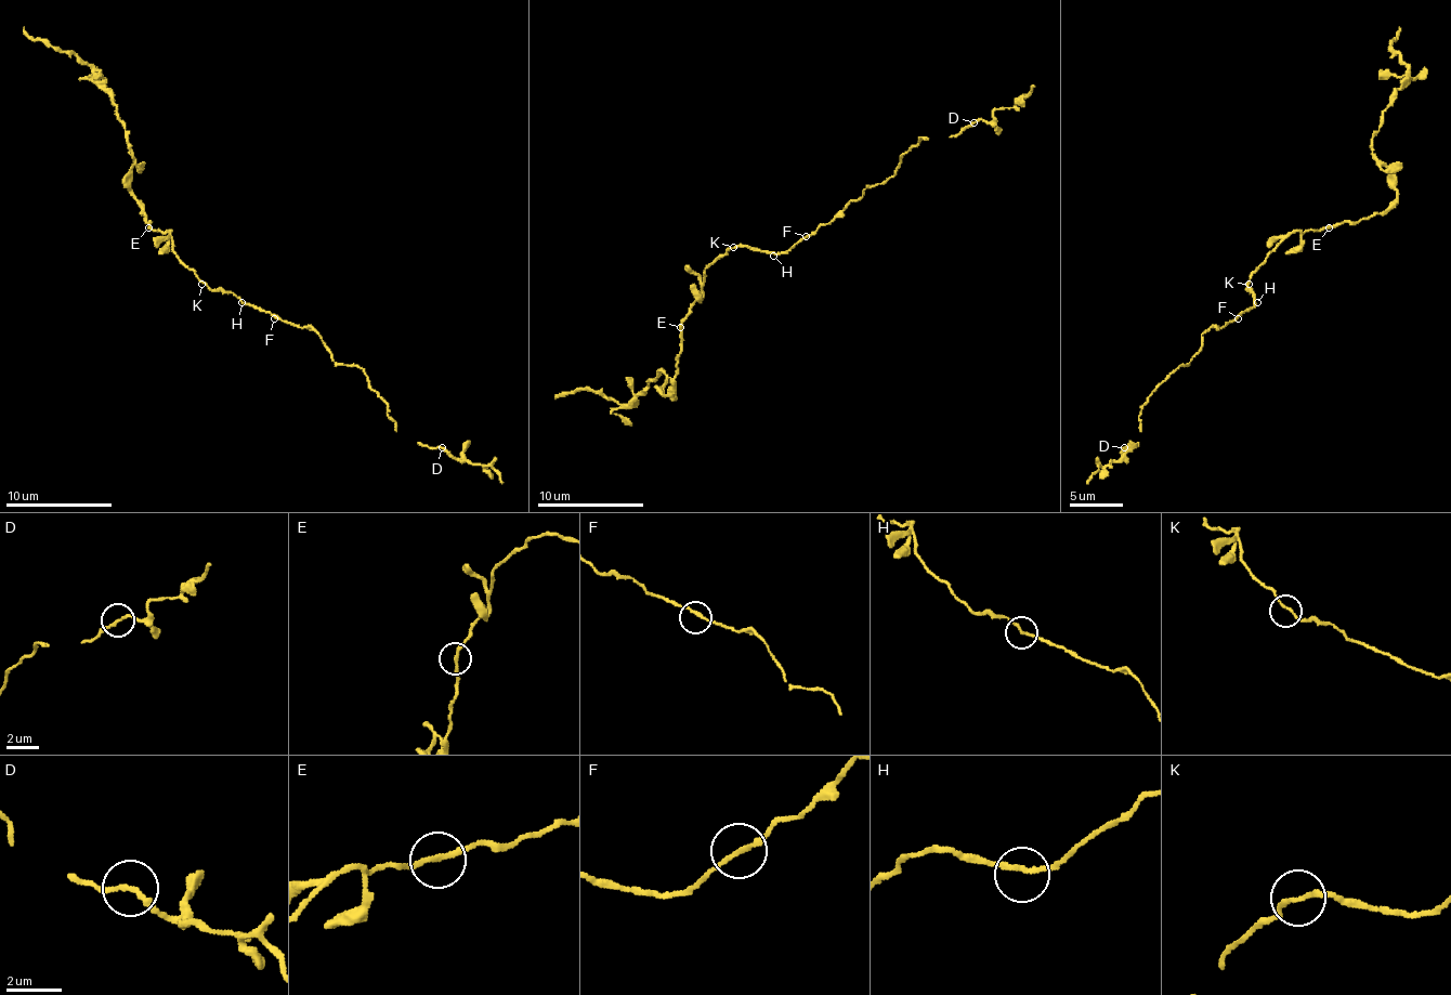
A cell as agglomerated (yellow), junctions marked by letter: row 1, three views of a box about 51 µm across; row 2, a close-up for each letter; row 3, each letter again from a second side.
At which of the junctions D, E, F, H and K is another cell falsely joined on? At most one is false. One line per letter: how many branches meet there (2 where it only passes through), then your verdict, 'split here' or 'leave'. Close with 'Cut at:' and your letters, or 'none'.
D: 2 branches meet; leave
E: 2 branches meet; leave
F: 2 branches meet; leave
H: 2 branches meet; leave
K: 2 branches meet; leave
Cut at: none

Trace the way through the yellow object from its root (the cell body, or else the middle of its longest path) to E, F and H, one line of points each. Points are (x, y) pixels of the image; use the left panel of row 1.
E: (201, 282), (172, 251), (170, 231), (148, 227)
F: (201, 282), (212, 289), (236, 295), (274, 318)
H: (201, 282), (212, 289), (231, 291), (242, 302)

